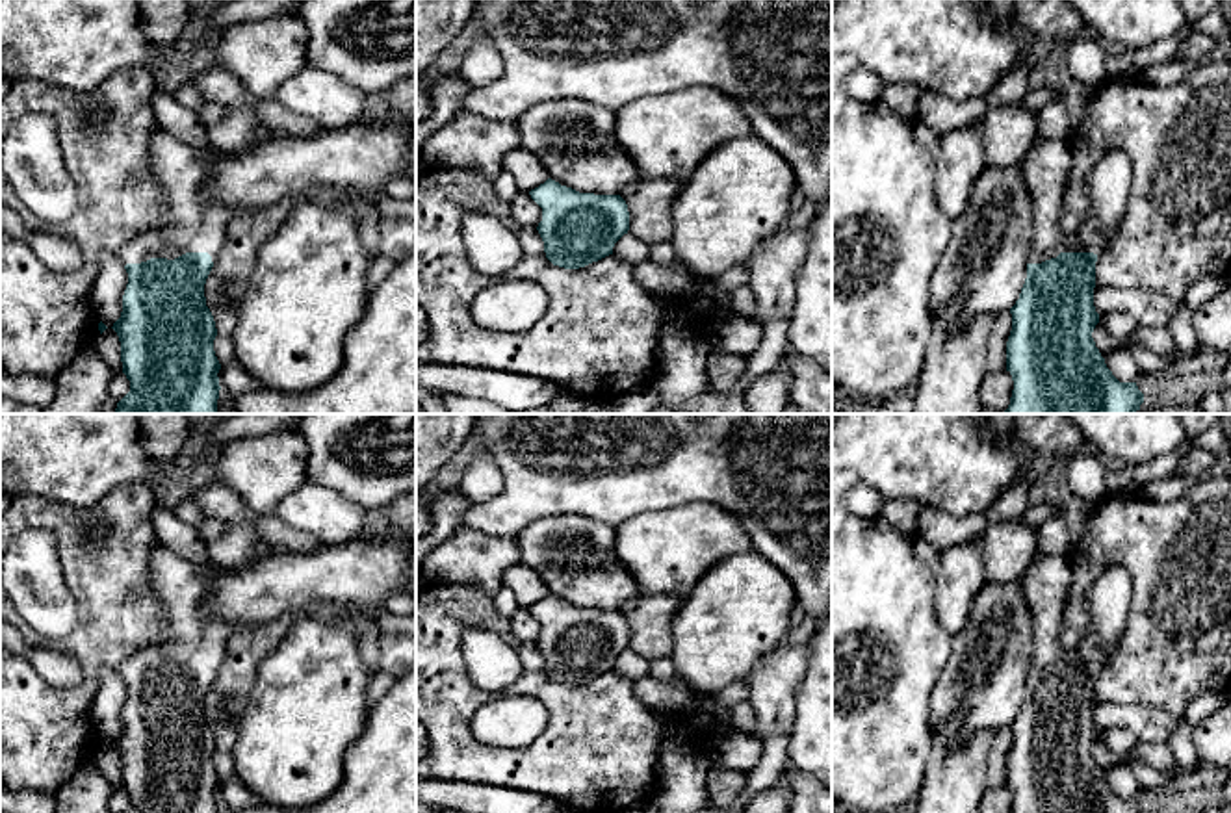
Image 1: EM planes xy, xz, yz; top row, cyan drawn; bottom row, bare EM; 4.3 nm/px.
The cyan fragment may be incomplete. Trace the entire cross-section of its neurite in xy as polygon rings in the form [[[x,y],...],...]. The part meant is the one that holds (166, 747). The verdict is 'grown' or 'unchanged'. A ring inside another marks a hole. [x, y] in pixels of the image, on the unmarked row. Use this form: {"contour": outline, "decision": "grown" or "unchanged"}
{"contour": [[[158,540],[152,548],[149,585],[163,607],[163,639],[141,646],[117,666],[128,689],[123,728],[111,742],[121,757],[123,789],[130,796],[124,813],[219,813],[217,744],[206,722],[204,700],[232,629],[201,614],[210,566],[208,561],[197,564],[180,557]]], "decision": "grown"}

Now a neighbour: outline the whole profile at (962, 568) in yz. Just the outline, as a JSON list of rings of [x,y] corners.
[[[982,540],[954,544],[939,555],[936,607],[939,626],[956,635],[965,626],[975,598],[986,583]]]

